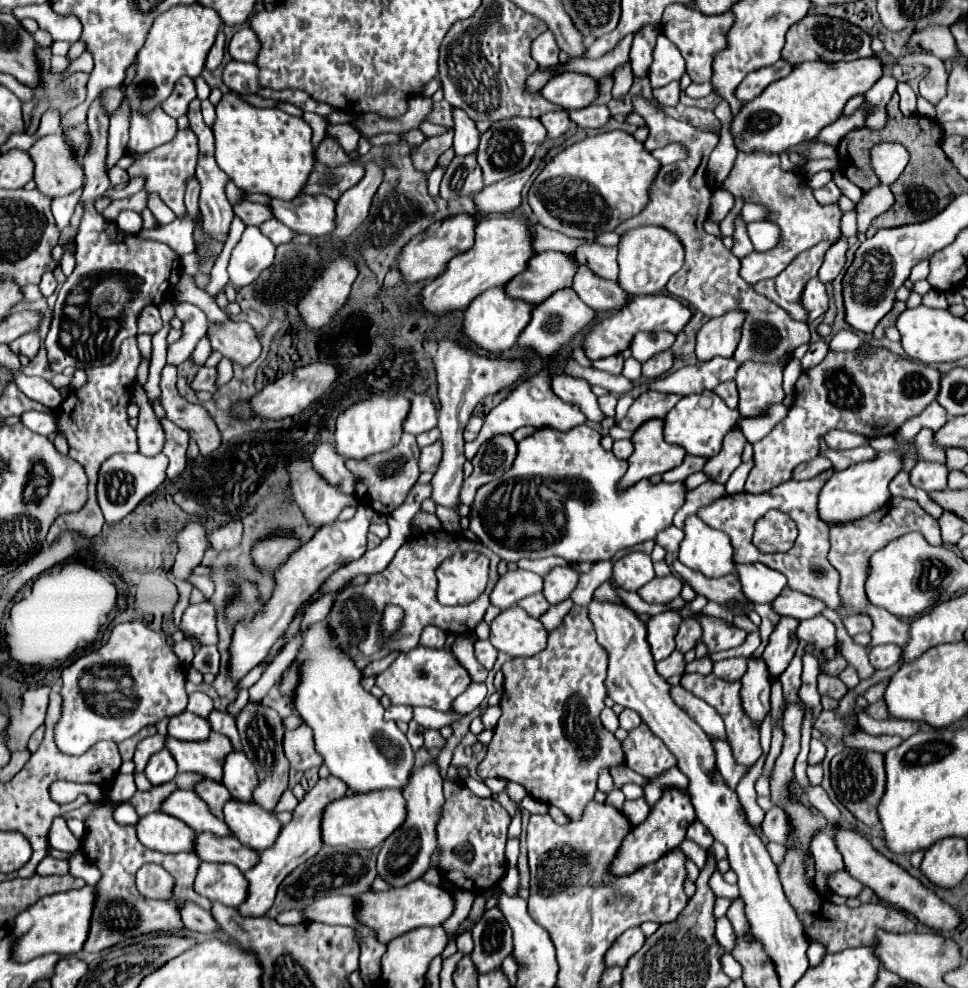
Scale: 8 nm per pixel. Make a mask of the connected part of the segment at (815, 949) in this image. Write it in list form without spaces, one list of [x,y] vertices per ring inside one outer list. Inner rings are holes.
[[[811,942],[811,946],[809,946],[809,968],[815,968],[823,960],[823,956],[825,956],[825,948],[821,944]]]

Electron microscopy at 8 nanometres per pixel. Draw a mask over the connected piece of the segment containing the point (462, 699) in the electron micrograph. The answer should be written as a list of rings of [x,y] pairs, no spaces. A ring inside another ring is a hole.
[[[471,684],[461,696],[455,698],[453,702],[453,712],[459,712],[459,714],[469,714],[473,712],[487,696],[487,688],[485,684]]]

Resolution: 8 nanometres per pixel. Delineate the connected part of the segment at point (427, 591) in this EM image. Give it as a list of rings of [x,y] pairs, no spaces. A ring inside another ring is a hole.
[[[437,530],[437,532],[423,532],[423,534],[415,534],[411,536],[401,548],[397,551],[393,560],[383,570],[377,572],[369,578],[367,584],[361,586],[349,586],[347,590],[343,590],[339,594],[339,600],[335,602],[335,608],[331,610],[331,614],[327,616],[327,622],[333,624],[333,632],[339,636],[343,648],[347,648],[347,652],[351,652],[351,658],[355,660],[355,664],[359,664],[359,668],[363,670],[367,664],[385,658],[389,652],[393,650],[411,650],[417,646],[419,636],[423,632],[425,626],[433,624],[441,630],[447,630],[449,634],[467,634],[473,632],[475,626],[483,620],[485,610],[489,608],[489,594],[495,588],[499,576],[497,576],[497,564],[499,564],[499,556],[495,556],[487,546],[479,544],[483,554],[491,560],[491,570],[489,570],[489,584],[487,590],[471,604],[467,606],[459,606],[459,608],[449,608],[449,606],[441,606],[435,600],[435,590],[437,590],[437,578],[435,578],[435,568],[445,560],[447,554],[453,554],[457,550],[473,550],[473,540],[461,536],[461,534],[453,534],[453,532],[445,532],[445,530]],[[385,604],[397,604],[405,610],[405,620],[401,630],[391,638],[391,640],[383,640],[381,644],[381,628],[379,628],[379,620],[383,614]]]

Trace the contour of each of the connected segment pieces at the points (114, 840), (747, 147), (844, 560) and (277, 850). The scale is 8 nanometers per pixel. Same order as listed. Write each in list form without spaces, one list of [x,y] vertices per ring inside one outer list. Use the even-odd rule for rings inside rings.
[[[109,798],[99,800],[93,806],[93,812],[85,818],[85,834],[83,834],[83,850],[87,858],[94,862],[101,870],[101,884],[95,888],[95,906],[91,914],[91,928],[87,942],[83,946],[85,952],[101,952],[105,948],[113,948],[115,944],[137,938],[141,934],[151,934],[151,932],[175,932],[183,928],[181,912],[179,908],[185,902],[195,902],[203,910],[211,910],[211,902],[203,900],[201,896],[195,896],[195,890],[191,888],[195,880],[195,872],[201,864],[199,856],[193,852],[183,852],[183,854],[161,854],[155,850],[145,848],[139,844],[135,828],[133,826],[121,826],[115,822],[113,812],[117,804],[111,802]],[[143,864],[159,864],[163,866],[173,878],[175,878],[175,888],[169,900],[147,900],[145,896],[139,894],[135,888],[135,872]]]
[[[875,56],[871,58],[861,58],[861,60],[853,60],[853,62],[823,62],[823,60],[811,60],[811,62],[803,62],[799,66],[793,68],[793,72],[781,80],[771,82],[755,100],[747,102],[741,106],[741,110],[737,114],[733,114],[731,118],[731,134],[735,138],[735,146],[741,152],[763,152],[763,154],[781,154],[809,138],[815,138],[825,126],[829,126],[831,122],[835,122],[841,112],[843,106],[847,104],[849,98],[853,98],[855,94],[863,94],[867,92],[883,74],[883,62],[877,60]]]
[[[891,498],[883,508],[865,516],[863,520],[857,520],[855,524],[835,524],[829,528],[831,528],[829,562],[841,576],[839,596],[841,596],[843,604],[837,610],[837,614],[841,618],[857,616],[867,606],[867,596],[865,596],[865,588],[863,588],[865,586],[865,566],[867,566],[867,558],[873,552],[877,552],[879,548],[887,546],[891,540],[895,540],[907,532],[921,532],[929,544],[941,544],[939,522],[931,514],[927,516],[927,512],[923,508],[919,508],[919,504],[915,504],[915,500],[909,500],[909,498]]]
[[[329,776],[325,780],[319,780],[307,794],[305,798],[299,802],[299,806],[293,812],[293,820],[283,828],[283,832],[279,834],[279,840],[261,852],[261,860],[255,868],[251,868],[245,878],[249,882],[247,888],[247,898],[243,904],[237,906],[237,912],[241,916],[263,916],[267,914],[267,910],[271,908],[277,888],[279,884],[297,868],[301,866],[305,860],[309,860],[311,856],[315,856],[321,848],[323,848],[323,838],[321,838],[321,820],[323,820],[323,812],[327,808],[327,804],[343,798],[347,794],[347,784],[335,776]]]

